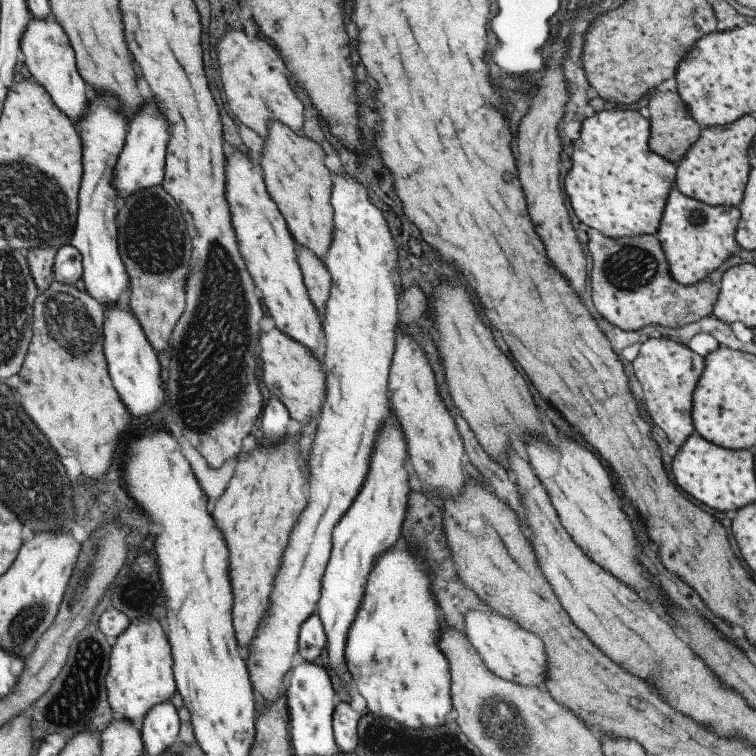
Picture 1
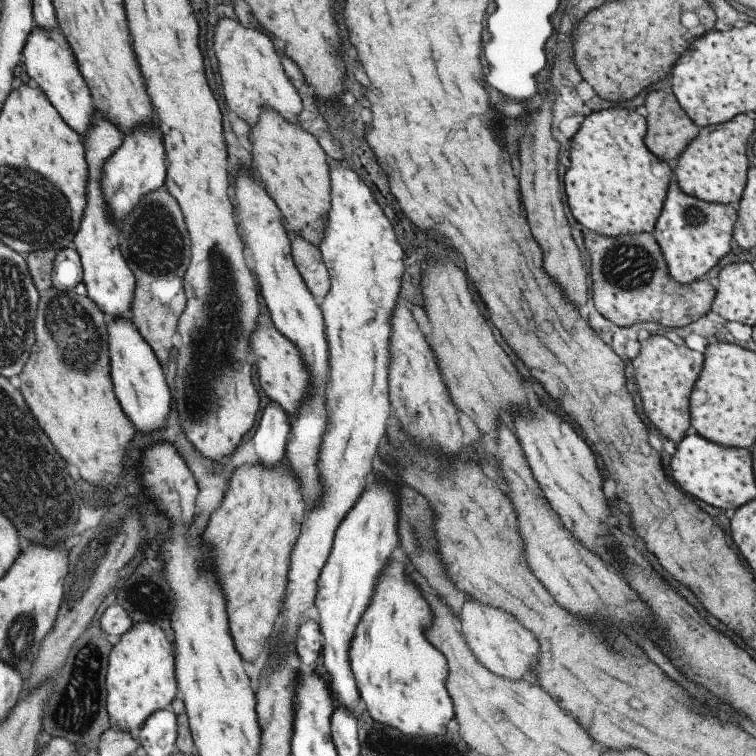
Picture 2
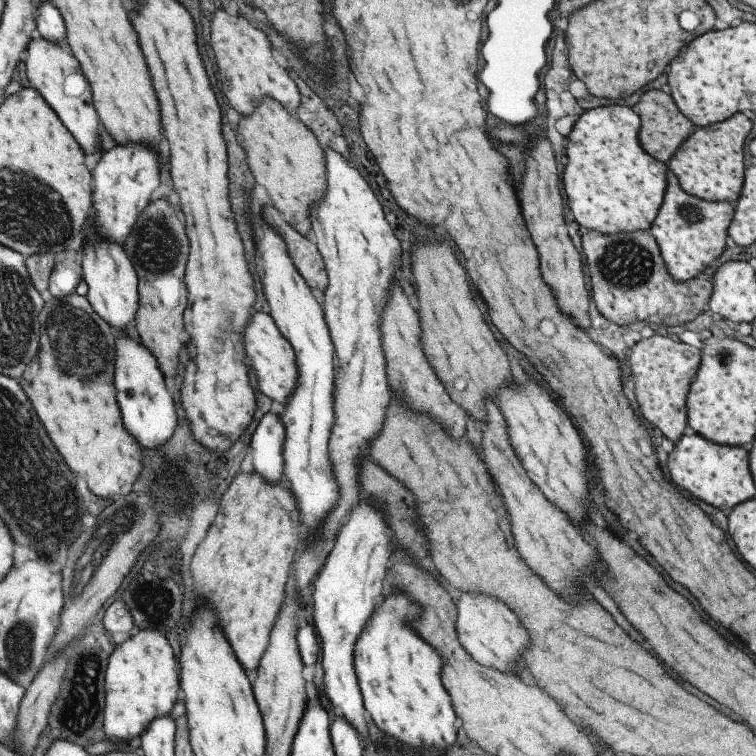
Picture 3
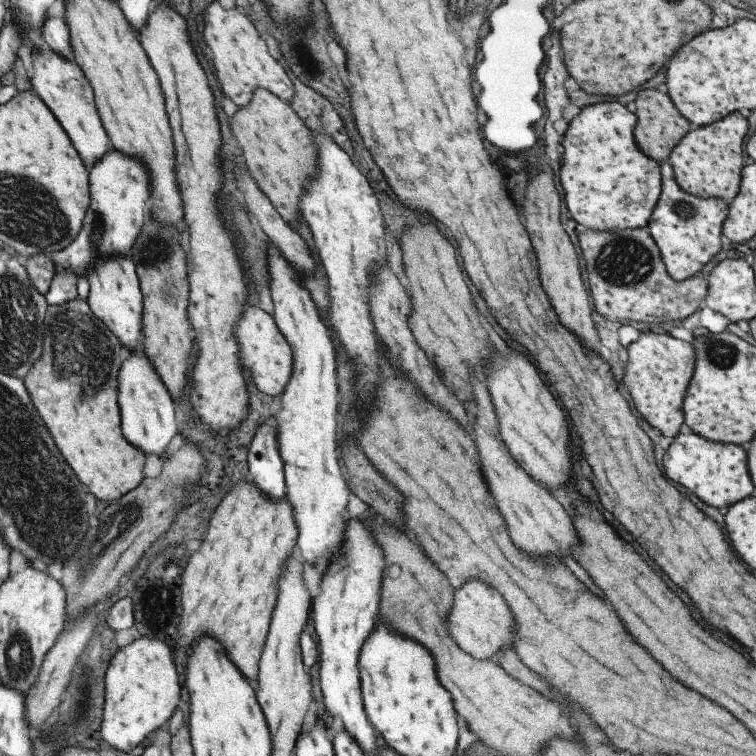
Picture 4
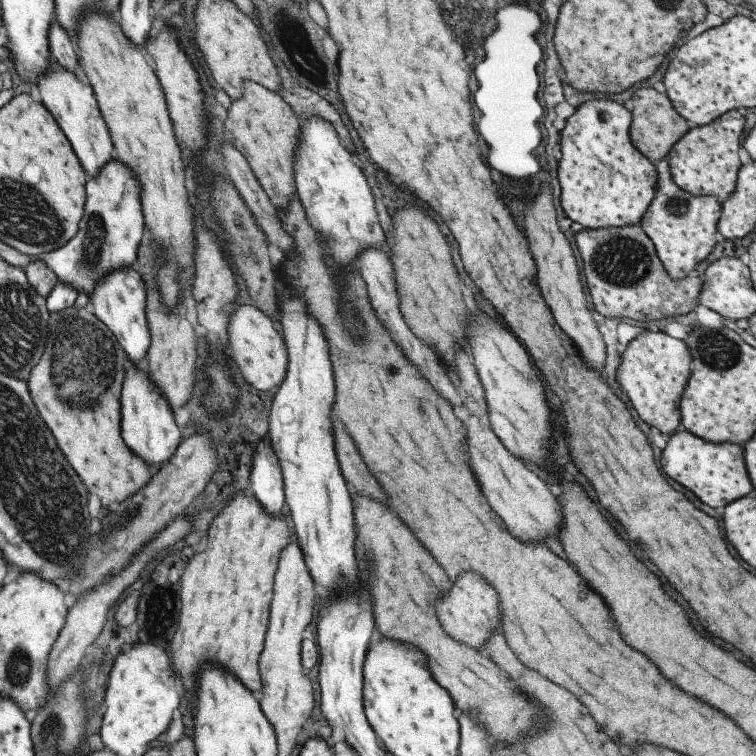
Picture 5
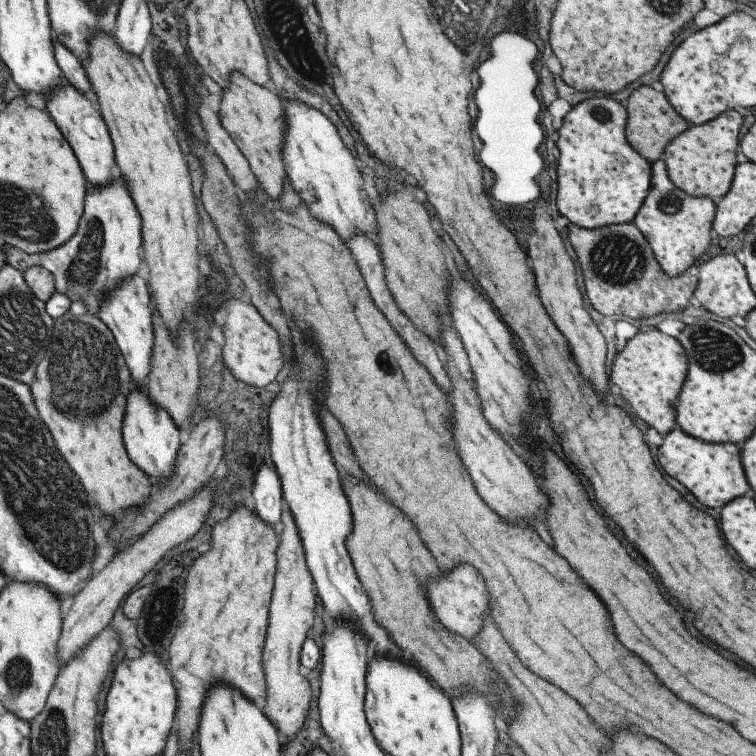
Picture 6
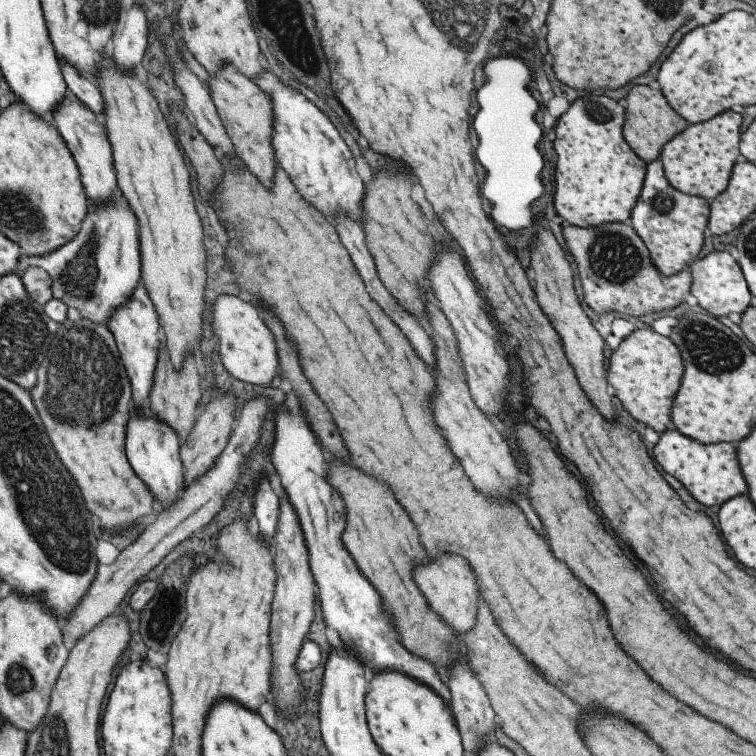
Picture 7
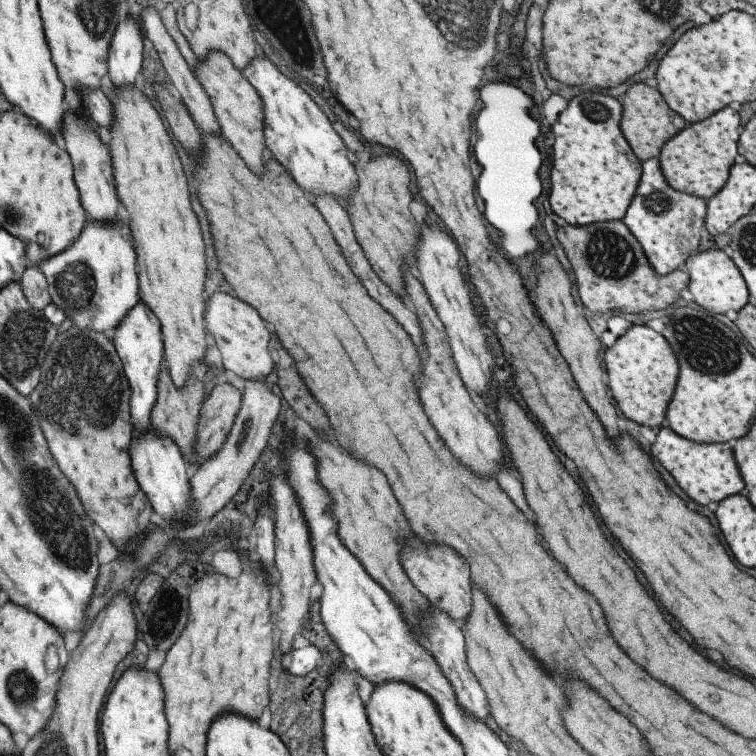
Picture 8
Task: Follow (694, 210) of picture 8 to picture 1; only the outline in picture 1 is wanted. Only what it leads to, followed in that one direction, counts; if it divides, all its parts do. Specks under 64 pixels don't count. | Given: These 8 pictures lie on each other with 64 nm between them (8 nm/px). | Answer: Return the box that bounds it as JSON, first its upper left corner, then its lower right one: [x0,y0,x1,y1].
[655,186,740,285]

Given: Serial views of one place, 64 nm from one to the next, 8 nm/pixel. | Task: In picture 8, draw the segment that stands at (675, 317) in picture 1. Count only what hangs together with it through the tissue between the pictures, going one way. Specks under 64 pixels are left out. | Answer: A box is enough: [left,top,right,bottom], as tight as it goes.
[557,221,688,314]

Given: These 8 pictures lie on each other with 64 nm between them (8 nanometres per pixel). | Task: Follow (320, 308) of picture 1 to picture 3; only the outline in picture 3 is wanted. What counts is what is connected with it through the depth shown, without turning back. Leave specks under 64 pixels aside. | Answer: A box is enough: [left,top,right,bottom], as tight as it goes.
[259,204,327,294]

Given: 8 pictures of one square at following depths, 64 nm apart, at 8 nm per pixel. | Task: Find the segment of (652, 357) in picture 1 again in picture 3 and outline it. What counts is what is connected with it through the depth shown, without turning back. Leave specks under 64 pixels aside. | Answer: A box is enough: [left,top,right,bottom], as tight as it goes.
[625,333,700,442]

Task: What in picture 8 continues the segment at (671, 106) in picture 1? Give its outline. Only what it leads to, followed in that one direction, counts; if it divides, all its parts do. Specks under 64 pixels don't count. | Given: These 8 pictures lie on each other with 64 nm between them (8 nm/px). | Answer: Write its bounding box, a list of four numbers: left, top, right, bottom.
[621,83,687,163]

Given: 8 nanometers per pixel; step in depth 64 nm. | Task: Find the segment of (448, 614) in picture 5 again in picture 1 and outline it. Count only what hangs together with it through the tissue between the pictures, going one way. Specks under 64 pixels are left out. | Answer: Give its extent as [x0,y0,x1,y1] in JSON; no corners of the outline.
[464,610,545,687]

